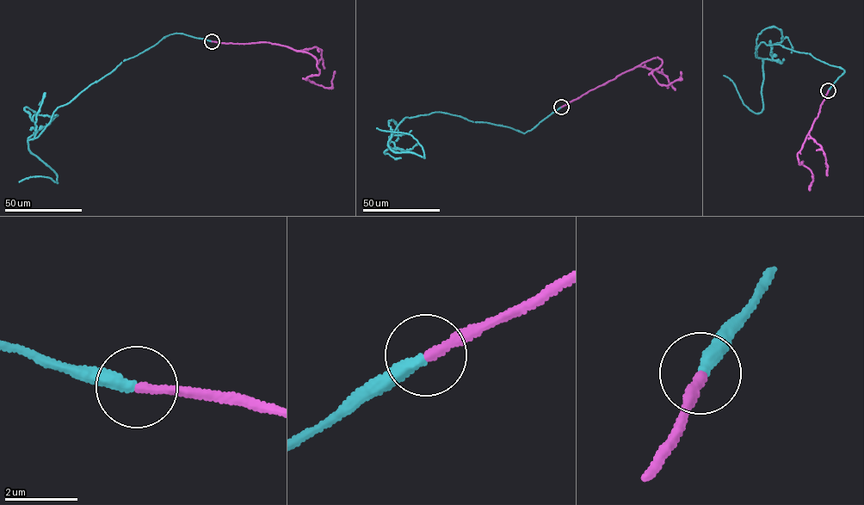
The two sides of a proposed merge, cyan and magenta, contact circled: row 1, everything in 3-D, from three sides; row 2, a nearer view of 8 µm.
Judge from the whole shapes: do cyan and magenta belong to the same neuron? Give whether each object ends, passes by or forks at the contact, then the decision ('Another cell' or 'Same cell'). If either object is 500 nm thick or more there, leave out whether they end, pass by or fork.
At the ring cyan ends. At the ring magenta ends. Same cell

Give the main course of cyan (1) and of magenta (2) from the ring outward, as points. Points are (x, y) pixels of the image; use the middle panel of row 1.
1: (561, 107), (523, 133), (441, 112), (404, 118), (387, 143), (390, 150), (424, 158), (410, 134), (376, 128)
2: (561, 107), (657, 57), (663, 62), (652, 73), (658, 83), (667, 85), (680, 79), (681, 71)

